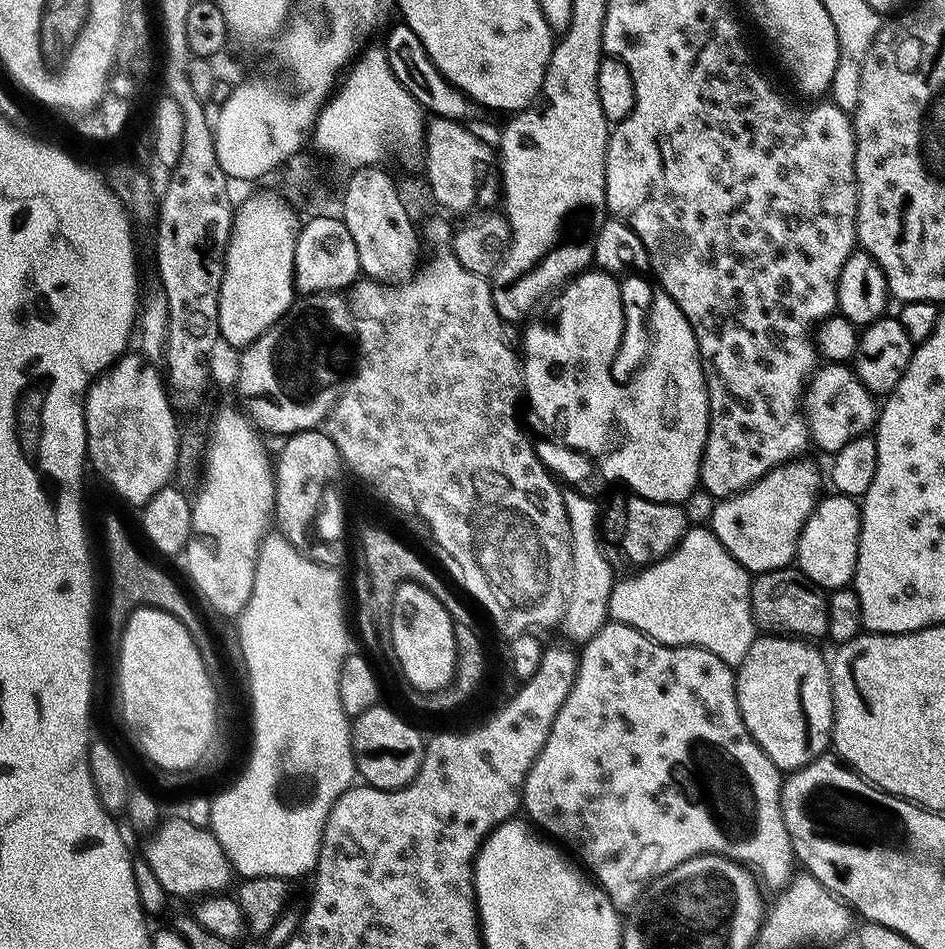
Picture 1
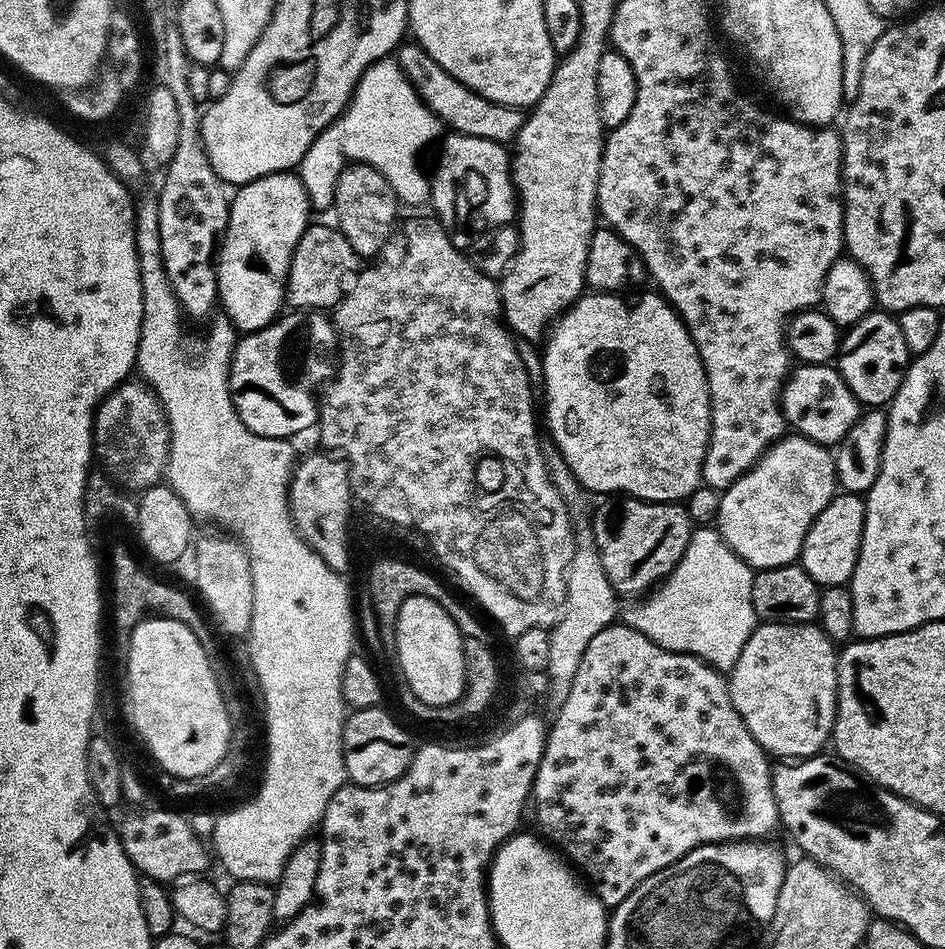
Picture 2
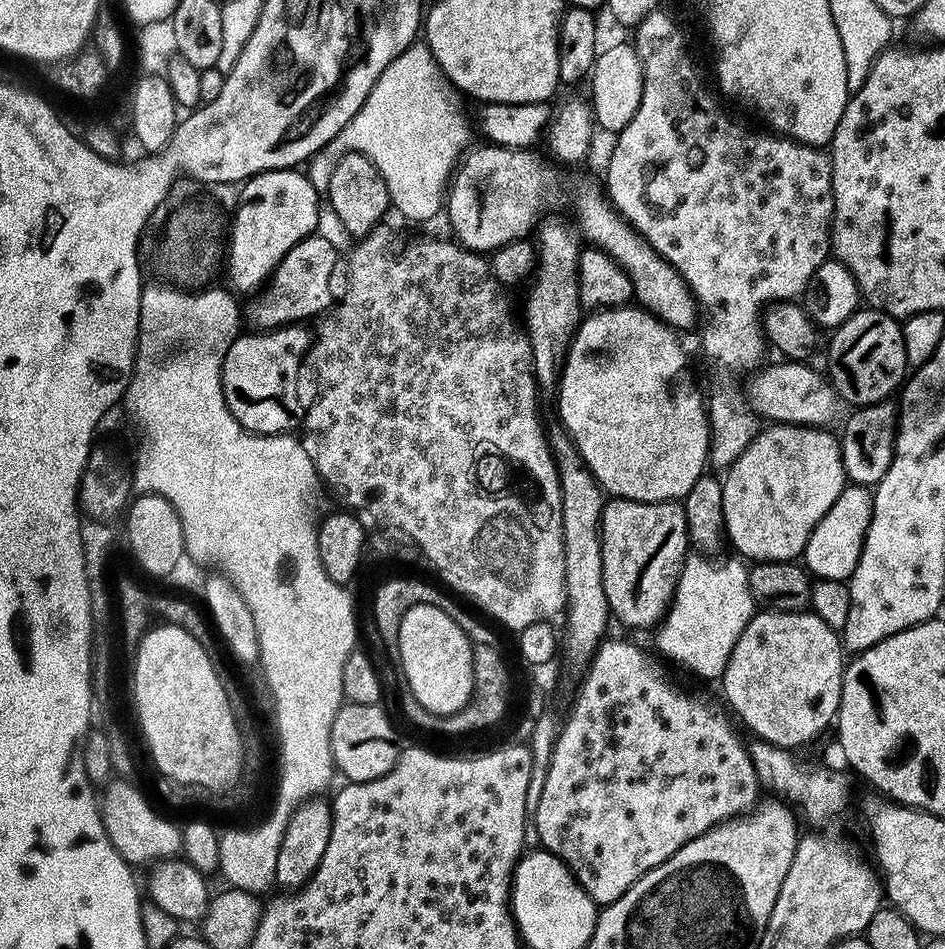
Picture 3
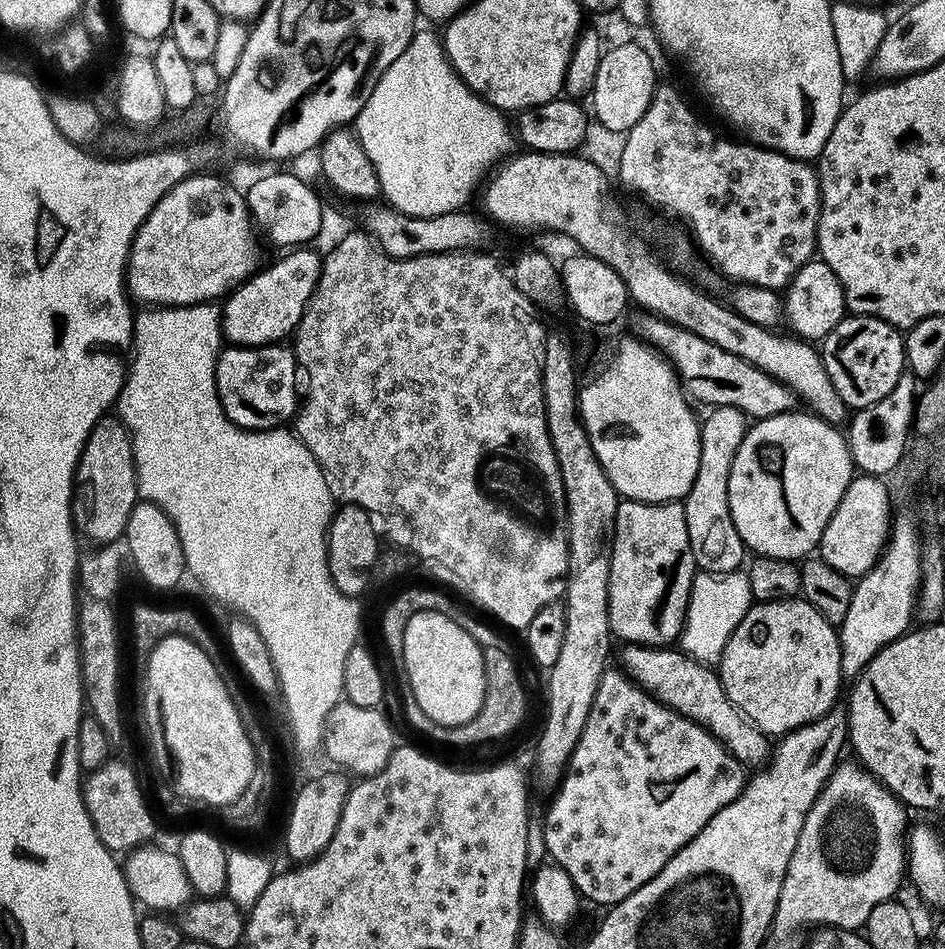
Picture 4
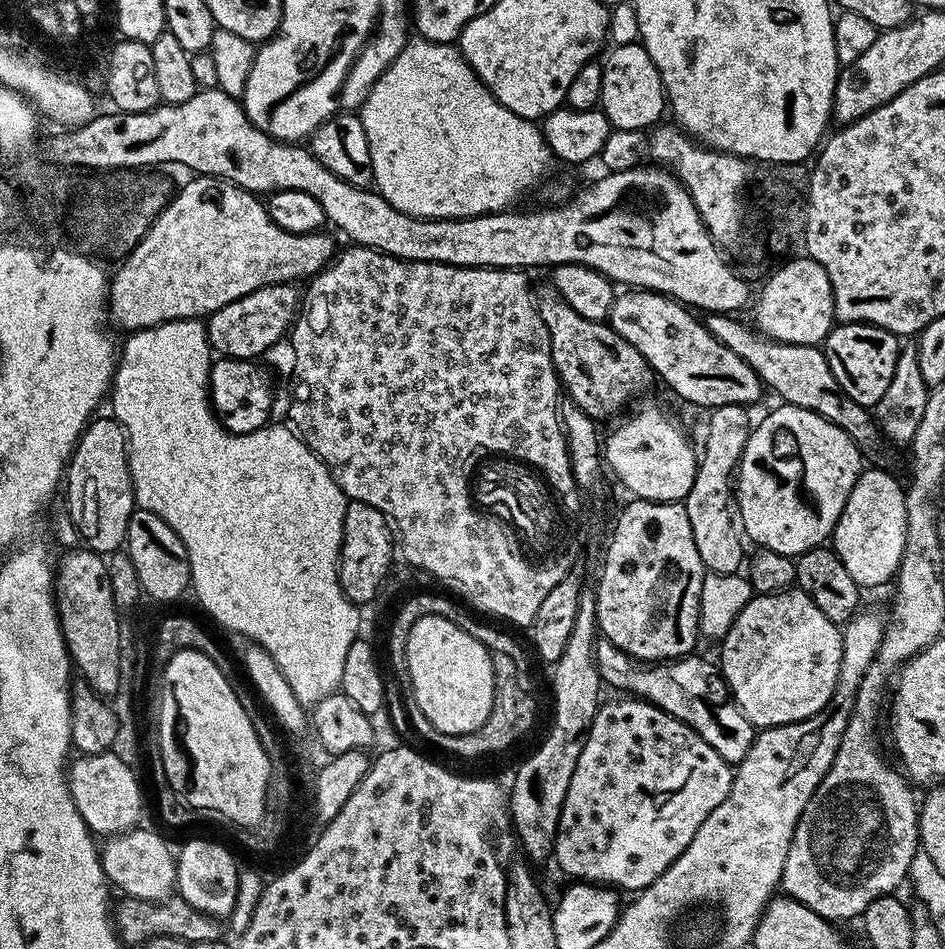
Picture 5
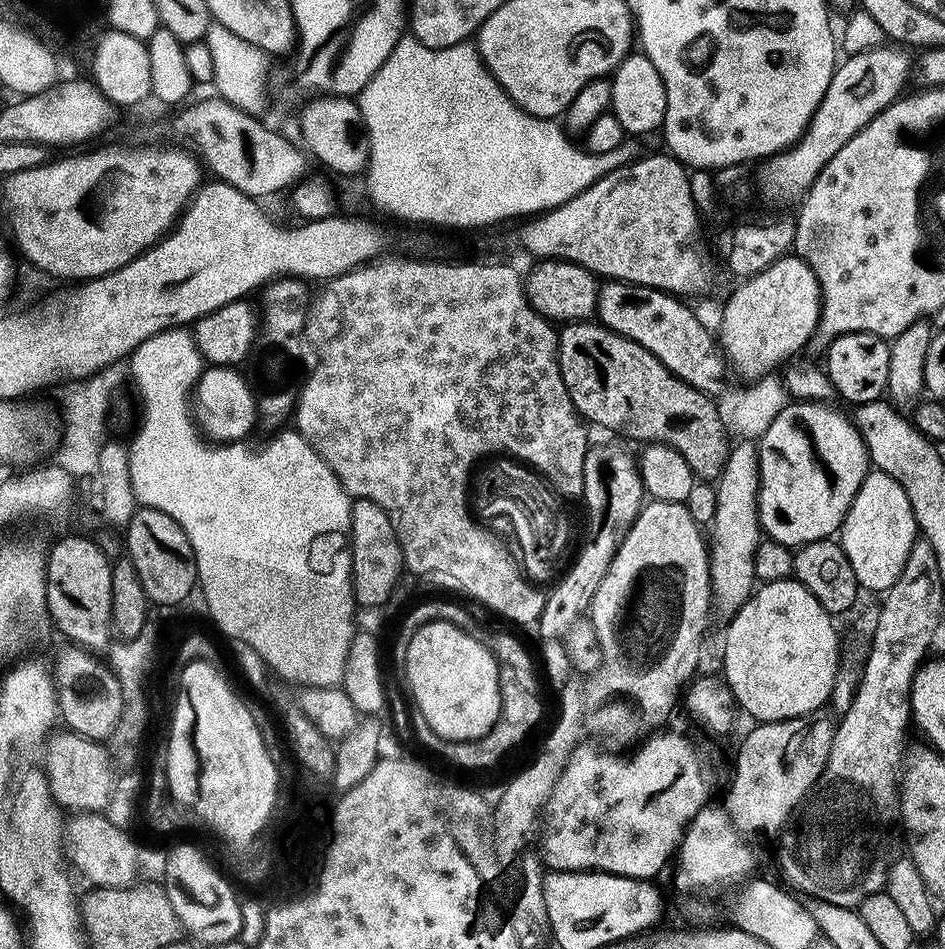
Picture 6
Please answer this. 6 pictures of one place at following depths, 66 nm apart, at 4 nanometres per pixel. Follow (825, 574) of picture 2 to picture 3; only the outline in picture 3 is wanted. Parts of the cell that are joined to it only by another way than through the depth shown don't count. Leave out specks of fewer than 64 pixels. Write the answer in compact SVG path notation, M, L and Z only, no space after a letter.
M864 486L845 487L834 506L812 531L802 553L803 563L813 577L847 581L854 574L864 549L864 539L872 521L872 492Z

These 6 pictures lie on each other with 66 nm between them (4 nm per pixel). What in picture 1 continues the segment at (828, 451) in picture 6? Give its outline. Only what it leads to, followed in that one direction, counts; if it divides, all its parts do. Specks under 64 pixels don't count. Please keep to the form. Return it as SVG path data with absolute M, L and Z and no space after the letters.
M797 458L771 468L749 488L723 497L713 507L710 529L722 546L752 574L787 568L796 559L796 544L820 492L820 472L808 461Z

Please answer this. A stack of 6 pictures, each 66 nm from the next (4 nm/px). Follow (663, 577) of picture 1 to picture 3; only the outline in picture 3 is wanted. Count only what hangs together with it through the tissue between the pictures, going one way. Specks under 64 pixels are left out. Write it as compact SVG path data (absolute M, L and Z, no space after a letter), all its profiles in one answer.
M702 554L689 555L685 560L668 613L657 629L656 642L664 655L686 665L696 675L718 680L756 605L750 594L747 565L739 559L724 563L712 560Z

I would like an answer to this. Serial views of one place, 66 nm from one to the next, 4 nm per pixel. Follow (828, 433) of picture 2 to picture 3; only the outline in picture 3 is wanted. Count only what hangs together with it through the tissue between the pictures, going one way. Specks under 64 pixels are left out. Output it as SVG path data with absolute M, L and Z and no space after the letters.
M779 361L780 364L767 366L761 369L756 375L756 380L749 386L746 391L746 399L751 406L752 411L761 419L768 419L769 423L794 424L800 427L829 427L838 416L838 404L840 405L840 397L831 384L831 381L823 374L823 376L810 368L811 365L803 364L801 361Z

